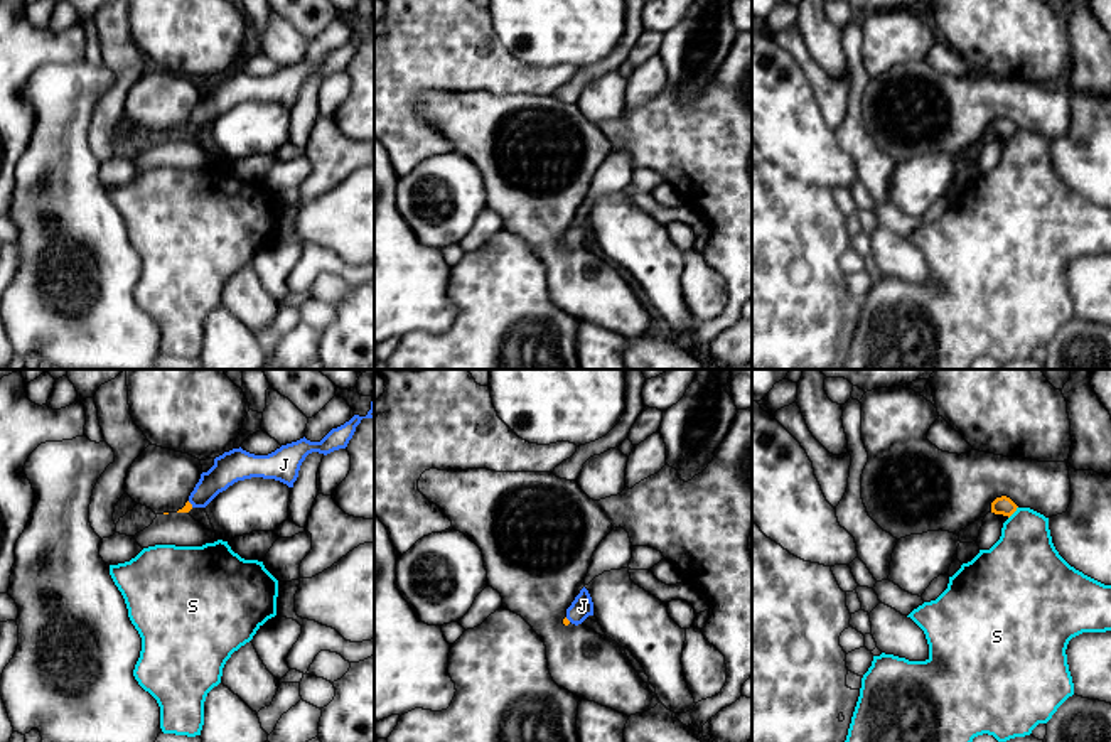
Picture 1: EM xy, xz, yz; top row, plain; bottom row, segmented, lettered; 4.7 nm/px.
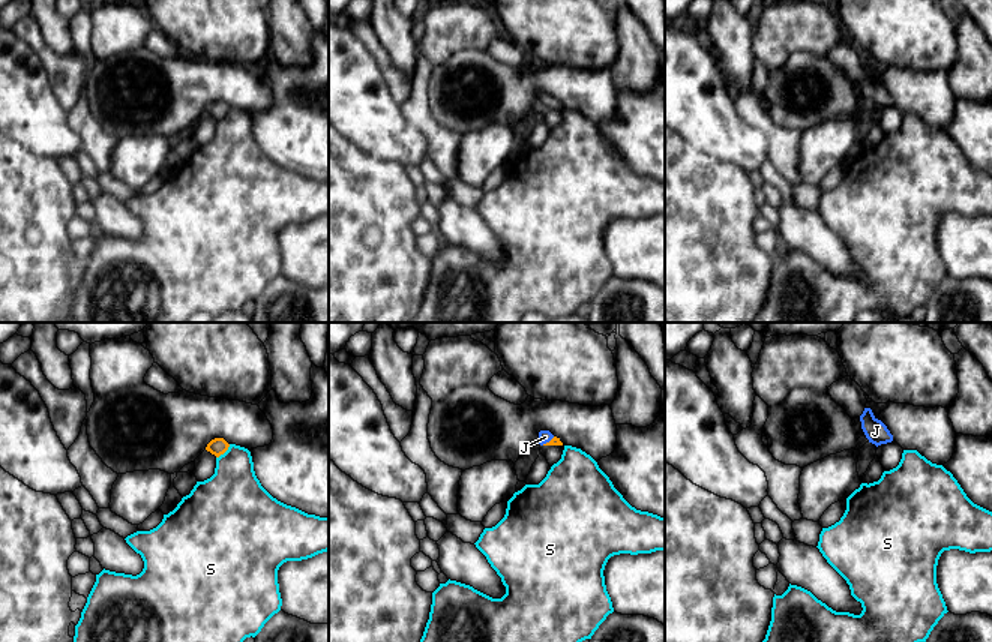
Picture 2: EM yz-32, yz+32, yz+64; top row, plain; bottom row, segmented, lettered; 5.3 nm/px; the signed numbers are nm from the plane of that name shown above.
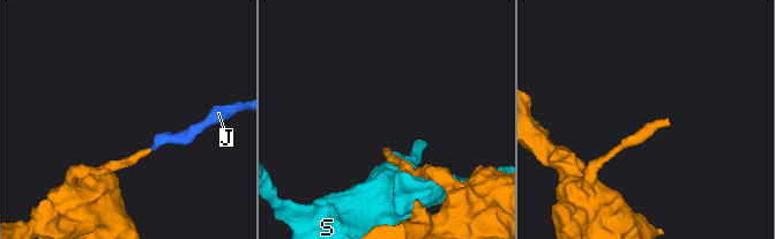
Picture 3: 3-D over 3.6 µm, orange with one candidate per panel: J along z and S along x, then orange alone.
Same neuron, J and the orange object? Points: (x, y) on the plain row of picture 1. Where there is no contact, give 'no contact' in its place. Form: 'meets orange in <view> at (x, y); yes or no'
meets orange in xy at (191, 127); yes

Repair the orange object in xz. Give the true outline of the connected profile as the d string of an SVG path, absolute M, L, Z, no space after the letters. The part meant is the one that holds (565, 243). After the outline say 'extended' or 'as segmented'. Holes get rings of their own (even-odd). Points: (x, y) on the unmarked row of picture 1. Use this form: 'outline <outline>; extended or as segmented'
outline M583 209L580 216L575 219L575 223L572 224L572 228L566 231L566 239L563 241L563 246L568 248L572 245L578 248L588 238L593 238L593 224L588 212Z; extended

